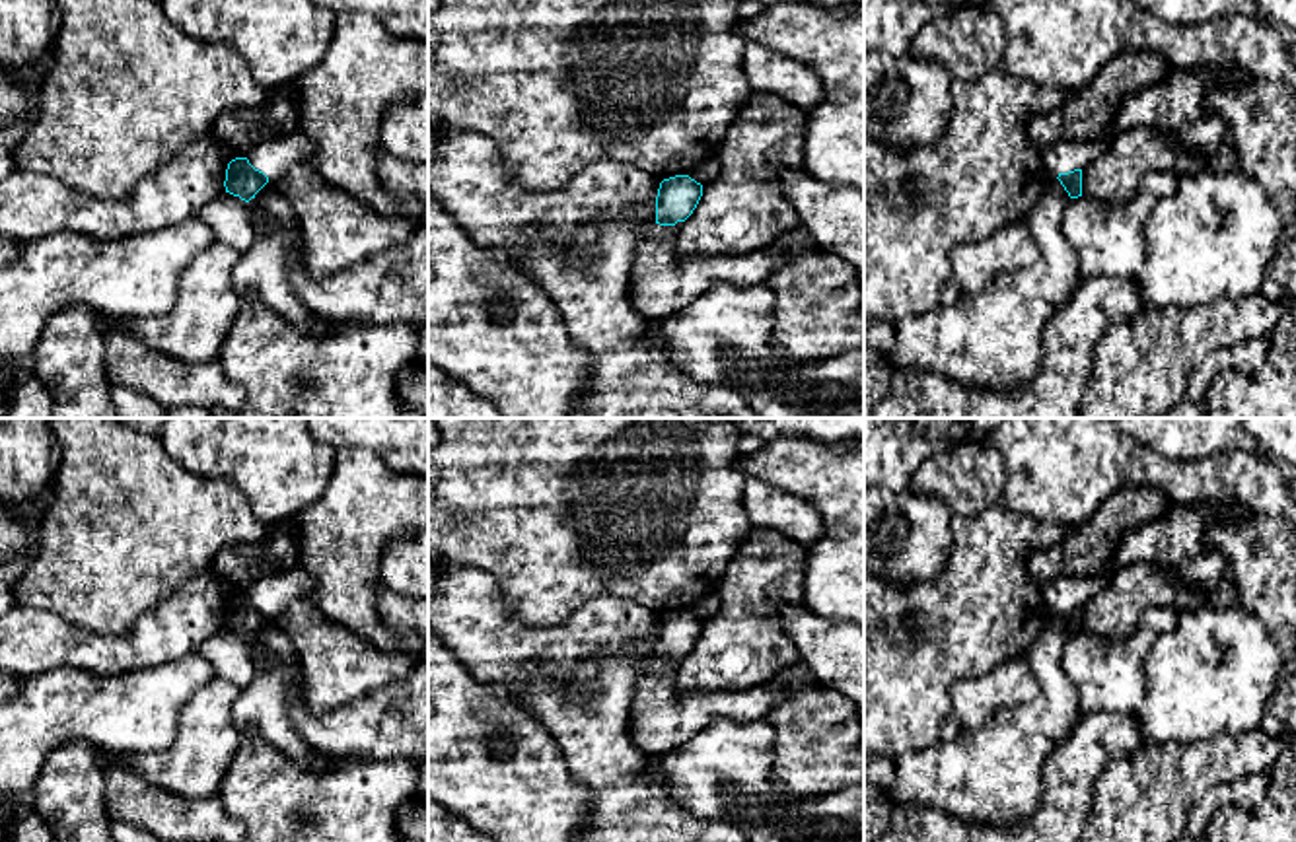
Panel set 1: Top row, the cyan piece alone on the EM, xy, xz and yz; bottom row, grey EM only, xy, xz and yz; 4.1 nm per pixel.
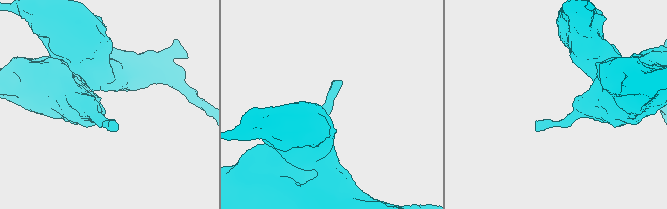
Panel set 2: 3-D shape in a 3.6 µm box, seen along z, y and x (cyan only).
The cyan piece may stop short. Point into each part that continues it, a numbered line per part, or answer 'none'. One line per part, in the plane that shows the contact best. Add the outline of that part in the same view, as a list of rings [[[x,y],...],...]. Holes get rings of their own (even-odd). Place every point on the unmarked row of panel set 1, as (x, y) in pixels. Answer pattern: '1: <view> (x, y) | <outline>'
none

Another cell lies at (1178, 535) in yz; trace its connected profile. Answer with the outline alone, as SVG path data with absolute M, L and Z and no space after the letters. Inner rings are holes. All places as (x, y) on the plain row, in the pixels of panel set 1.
M1177 506L1166 515L1129 531L1111 558L1113 570L1148 562L1164 570L1197 554L1216 550L1206 539L1210 521L1243 523L1249 515L1236 506Z

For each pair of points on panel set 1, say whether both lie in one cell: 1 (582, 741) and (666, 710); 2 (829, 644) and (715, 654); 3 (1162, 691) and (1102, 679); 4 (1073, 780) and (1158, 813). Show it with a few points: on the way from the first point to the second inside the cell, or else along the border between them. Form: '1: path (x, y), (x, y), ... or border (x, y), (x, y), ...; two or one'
1: border (635, 681), (625, 732), (639, 751), (656, 759); two
2: border (783, 603), (779, 625), (800, 660); two
3: border (1154, 642), (1143, 667), (1143, 702), (1133, 714); two
4: border (1123, 755), (1102, 772), (1084, 821); two

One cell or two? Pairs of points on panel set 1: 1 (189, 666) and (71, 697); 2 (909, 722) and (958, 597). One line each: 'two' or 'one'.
1: one
2: one

